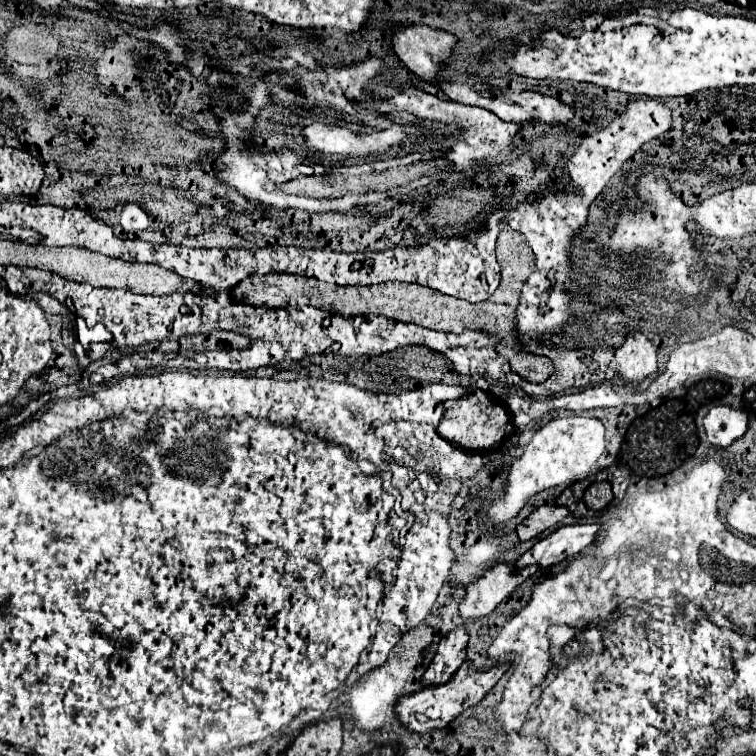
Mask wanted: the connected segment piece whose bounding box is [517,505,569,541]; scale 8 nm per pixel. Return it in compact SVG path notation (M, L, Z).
M543 505L543 507L535 509L523 523L517 525L517 535L521 541L529 541L529 539L541 535L543 531L559 525L567 515L569 515L569 511L565 507Z

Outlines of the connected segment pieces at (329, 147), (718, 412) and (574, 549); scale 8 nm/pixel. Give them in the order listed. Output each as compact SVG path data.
M311 123L301 129L301 135L307 143L309 151L321 151L329 155L371 155L383 153L393 145L399 145L405 139L405 127L401 123L393 123L389 129L373 131L373 133L355 133L345 127Z
M717 405L705 415L703 423L713 445L729 447L747 431L747 413L727 405Z
M567 525L559 527L545 539L537 541L519 561L517 569L523 569L527 565L537 565L539 569L547 569L555 563L561 563L573 555L579 555L583 549L587 549L593 543L595 533L599 531L599 525Z

